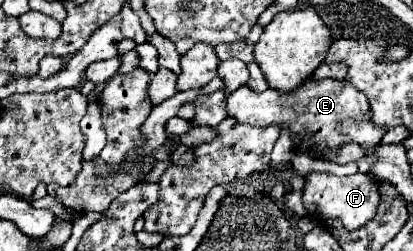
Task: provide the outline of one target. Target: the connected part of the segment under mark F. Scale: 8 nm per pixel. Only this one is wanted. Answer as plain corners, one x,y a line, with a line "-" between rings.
307,174
305,176
305,192
303,204
309,208
313,216
319,218
339,218
347,230
359,230
365,226
379,208
379,188
371,182
367,174
353,176
331,176
331,174

